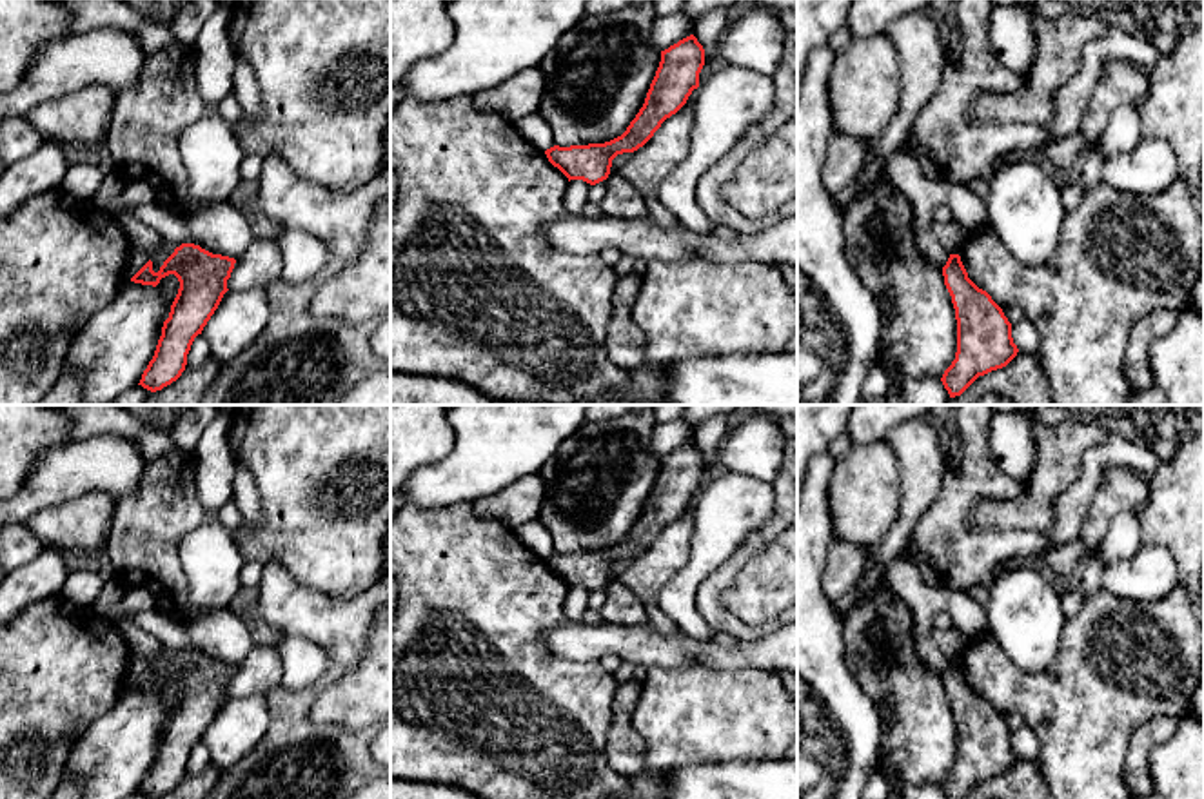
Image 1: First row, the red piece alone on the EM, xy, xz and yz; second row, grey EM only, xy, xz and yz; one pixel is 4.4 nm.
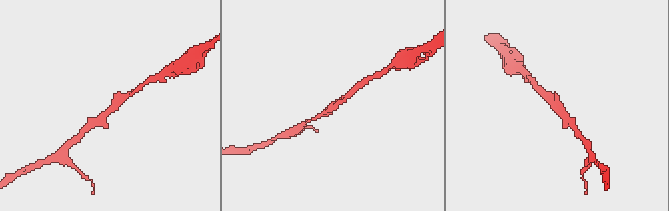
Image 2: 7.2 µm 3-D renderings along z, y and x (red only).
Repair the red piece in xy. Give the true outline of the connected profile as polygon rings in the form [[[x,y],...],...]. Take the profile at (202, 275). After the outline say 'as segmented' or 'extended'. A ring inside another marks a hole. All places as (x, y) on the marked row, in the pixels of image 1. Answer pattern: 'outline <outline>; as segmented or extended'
outline [[[182,243],[163,261],[158,272],[149,260],[131,281],[156,287],[162,278],[174,274],[180,281],[178,294],[163,321],[153,360],[138,385],[156,392],[176,381],[187,365],[187,354],[198,334],[218,309],[227,289],[227,280],[236,260],[212,254],[200,245]]]; as segmented

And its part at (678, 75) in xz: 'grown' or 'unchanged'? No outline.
unchanged

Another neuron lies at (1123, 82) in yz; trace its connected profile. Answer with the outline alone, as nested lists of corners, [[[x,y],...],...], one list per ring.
[[[1108,60],[1095,84],[1079,131],[1093,143],[1111,113],[1120,105],[1137,105],[1150,94],[1150,73],[1131,60]]]

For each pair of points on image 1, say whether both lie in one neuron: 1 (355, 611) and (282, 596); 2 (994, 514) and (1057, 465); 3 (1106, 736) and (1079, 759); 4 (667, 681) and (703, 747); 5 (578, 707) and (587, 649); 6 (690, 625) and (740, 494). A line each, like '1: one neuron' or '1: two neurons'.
1: one neuron
2: one neuron
3: one neuron
4: one neuron
5: two neurons
6: one neuron

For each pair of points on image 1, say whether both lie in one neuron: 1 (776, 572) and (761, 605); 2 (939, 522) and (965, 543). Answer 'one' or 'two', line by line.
1: one
2: one

